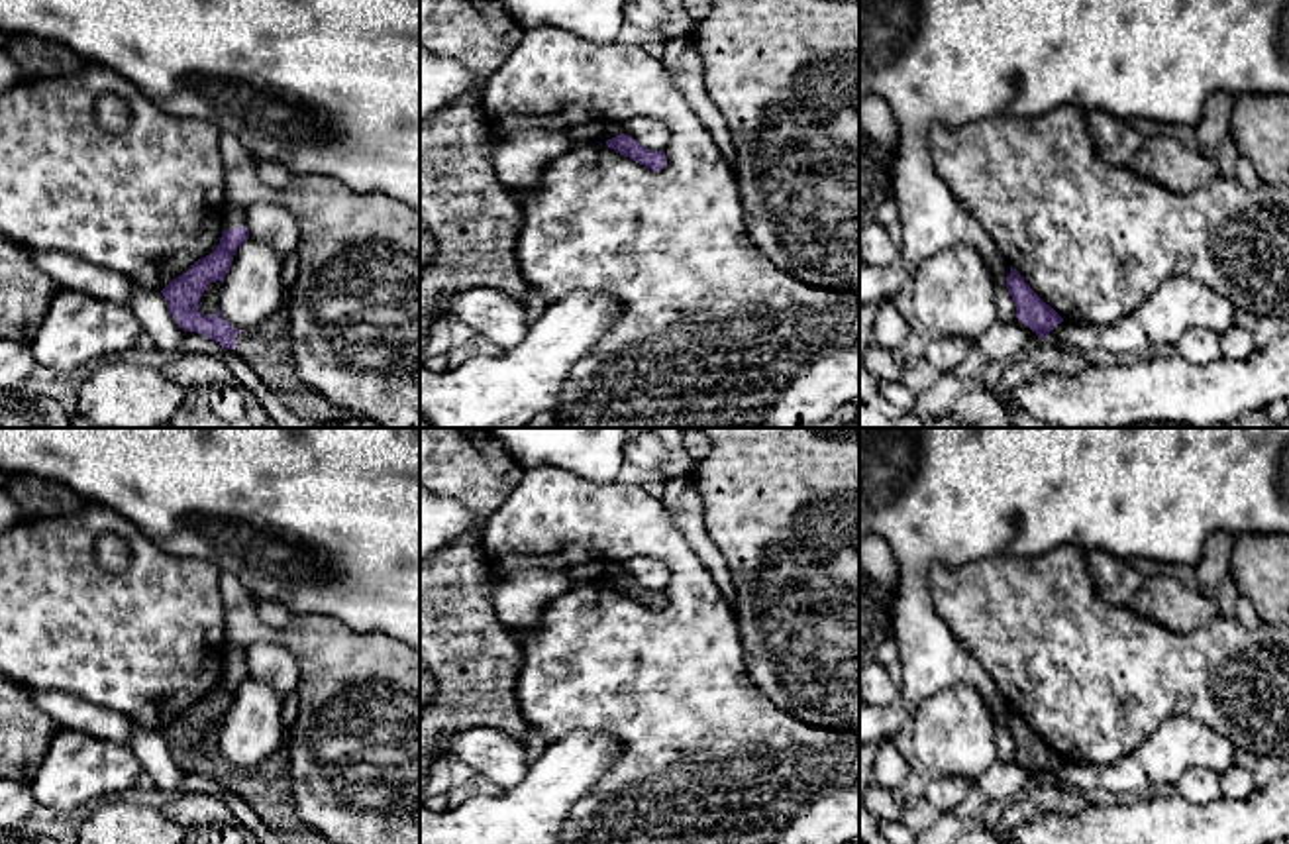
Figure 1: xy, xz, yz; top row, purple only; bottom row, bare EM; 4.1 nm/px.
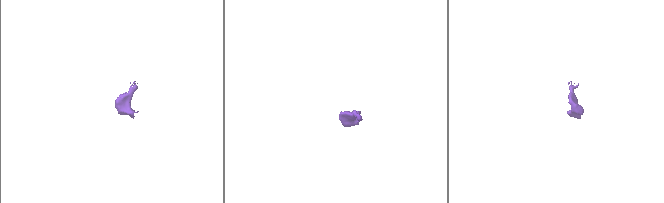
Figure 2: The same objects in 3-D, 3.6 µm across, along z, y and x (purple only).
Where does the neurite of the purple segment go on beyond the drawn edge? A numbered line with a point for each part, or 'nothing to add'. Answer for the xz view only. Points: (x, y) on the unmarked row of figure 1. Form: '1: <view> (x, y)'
nothing to add

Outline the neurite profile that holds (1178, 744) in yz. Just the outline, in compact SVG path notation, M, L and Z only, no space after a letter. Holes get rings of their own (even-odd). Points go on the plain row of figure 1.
M1171 716L1150 738L1124 758L1095 764L1057 764L1048 779L1081 793L1107 789L1138 799L1175 789L1187 769L1205 767L1222 773L1234 765L1236 746L1222 734L1189 716Z

